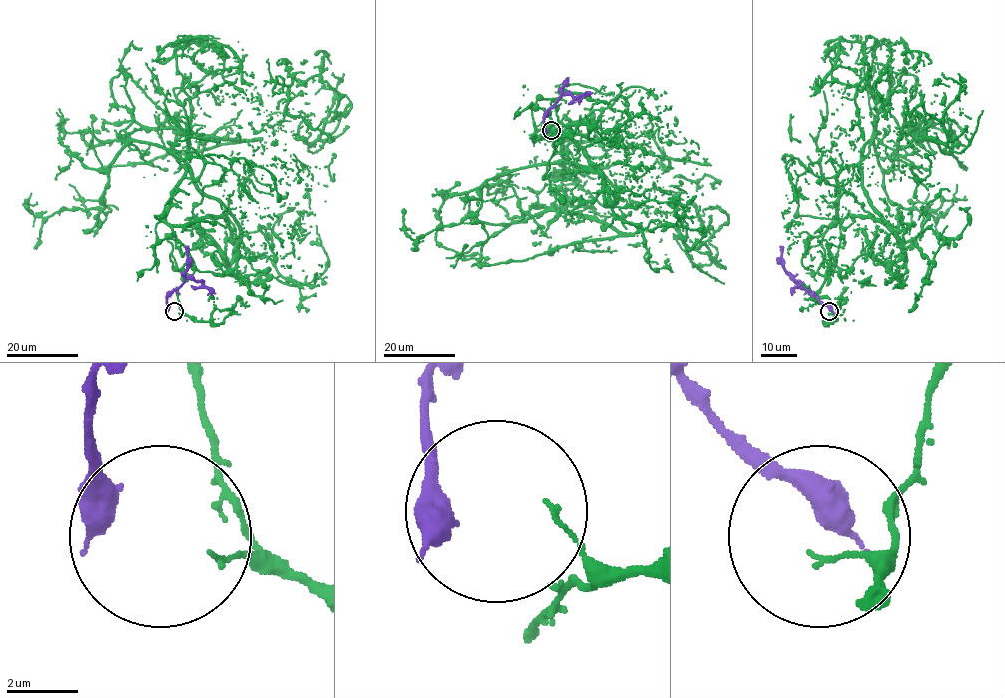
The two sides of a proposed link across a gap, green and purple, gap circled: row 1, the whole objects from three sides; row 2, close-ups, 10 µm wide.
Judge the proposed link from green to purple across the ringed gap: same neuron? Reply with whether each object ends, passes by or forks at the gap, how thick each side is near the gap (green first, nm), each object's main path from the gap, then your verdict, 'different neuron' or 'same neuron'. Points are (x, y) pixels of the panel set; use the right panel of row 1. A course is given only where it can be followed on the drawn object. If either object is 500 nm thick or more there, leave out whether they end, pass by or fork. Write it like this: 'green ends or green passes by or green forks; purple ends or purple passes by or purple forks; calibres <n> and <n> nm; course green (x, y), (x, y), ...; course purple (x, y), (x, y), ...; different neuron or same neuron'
calibres 130 and 550 nm; course green (828, 313), (801, 310), (877, 99), (932, 140), (874, 130), (866, 77), (857, 140); course purple (830, 310), (793, 277), (799, 283), (795, 287), (803, 286); same neuron

